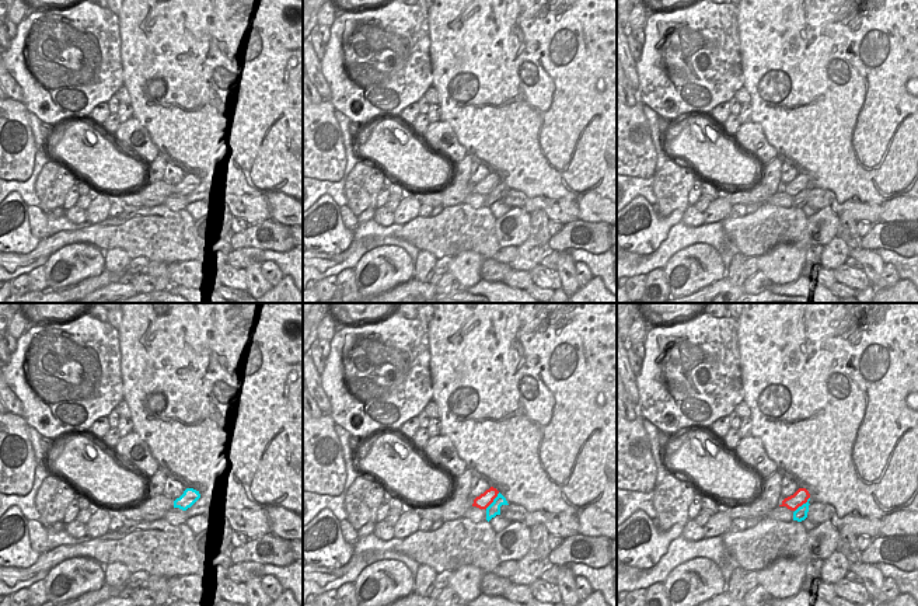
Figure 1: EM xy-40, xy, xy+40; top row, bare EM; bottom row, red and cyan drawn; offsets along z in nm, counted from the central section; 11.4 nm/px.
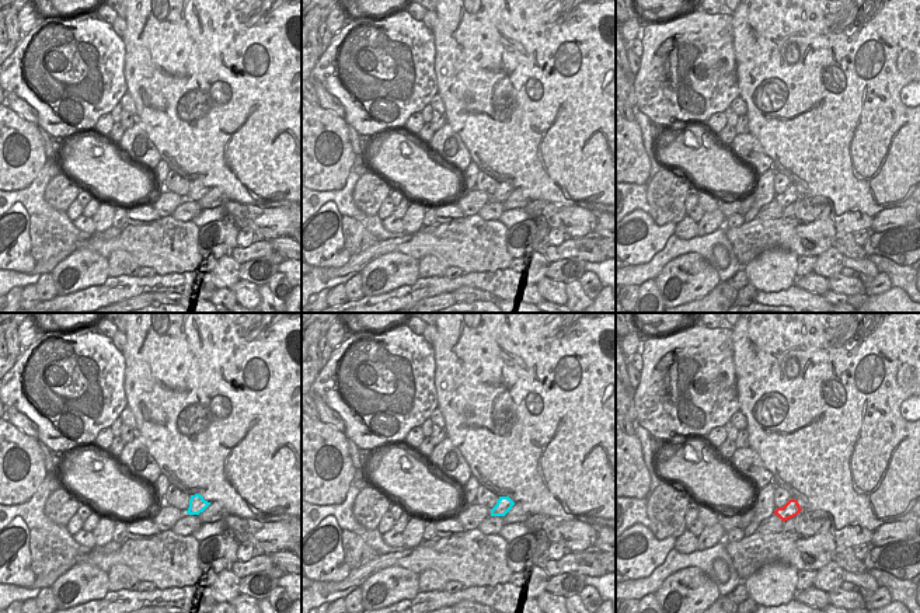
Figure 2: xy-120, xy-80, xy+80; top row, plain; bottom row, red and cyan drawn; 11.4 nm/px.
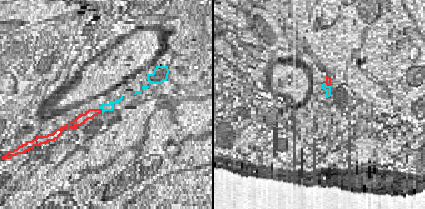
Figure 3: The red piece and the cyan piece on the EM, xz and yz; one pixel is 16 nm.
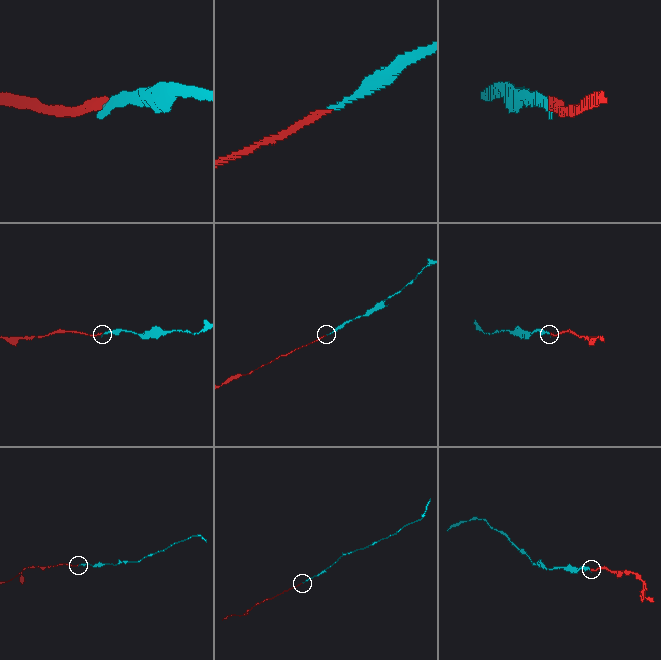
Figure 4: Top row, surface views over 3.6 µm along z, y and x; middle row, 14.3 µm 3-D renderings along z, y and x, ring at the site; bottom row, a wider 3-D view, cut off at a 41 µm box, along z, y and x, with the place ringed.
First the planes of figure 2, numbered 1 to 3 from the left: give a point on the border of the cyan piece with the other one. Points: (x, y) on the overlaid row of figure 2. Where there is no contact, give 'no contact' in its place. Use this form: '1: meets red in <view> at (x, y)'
1: no contact
2: no contact
3: no contact

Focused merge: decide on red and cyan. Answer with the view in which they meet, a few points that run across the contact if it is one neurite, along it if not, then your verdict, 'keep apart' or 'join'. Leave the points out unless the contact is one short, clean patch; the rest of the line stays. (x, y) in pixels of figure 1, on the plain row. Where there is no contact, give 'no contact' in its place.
xy | xy (487, 184), (492, 187), (494, 195) | join

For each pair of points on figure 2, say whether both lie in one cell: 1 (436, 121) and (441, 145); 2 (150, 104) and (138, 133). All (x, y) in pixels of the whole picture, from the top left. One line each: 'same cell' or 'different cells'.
1: different cells
2: different cells

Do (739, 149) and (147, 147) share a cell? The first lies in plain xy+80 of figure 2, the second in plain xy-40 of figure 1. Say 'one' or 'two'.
one

